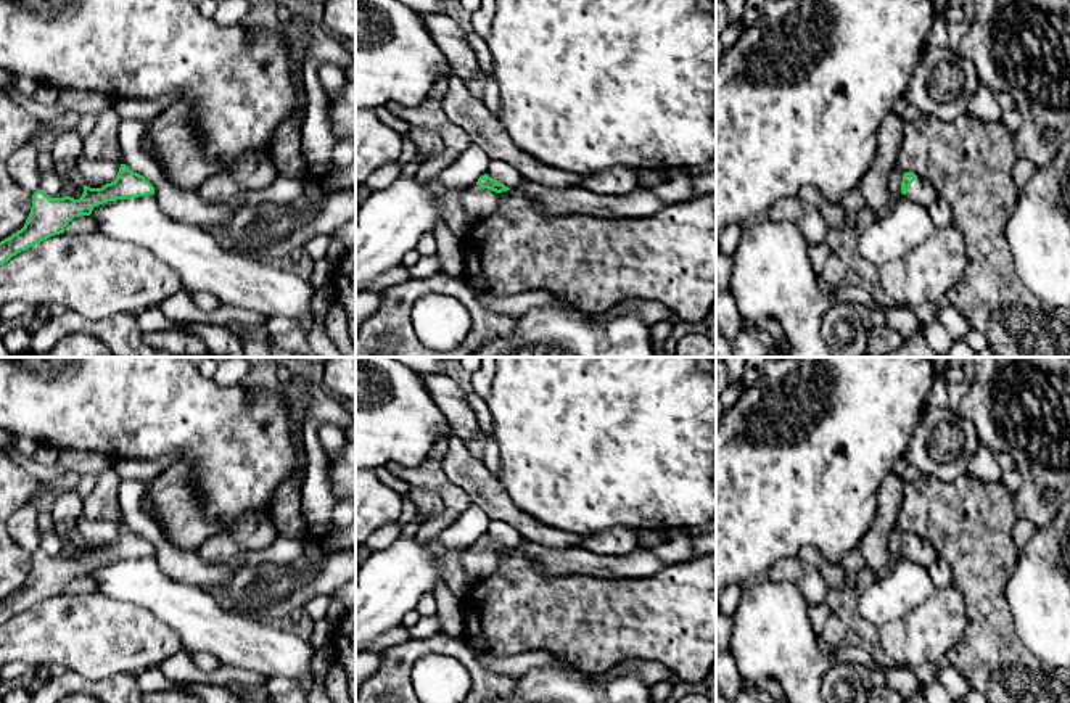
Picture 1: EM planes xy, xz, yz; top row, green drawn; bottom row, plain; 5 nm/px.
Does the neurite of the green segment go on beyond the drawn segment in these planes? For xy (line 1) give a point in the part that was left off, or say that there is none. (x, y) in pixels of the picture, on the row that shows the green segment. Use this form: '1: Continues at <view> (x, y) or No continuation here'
1: No continuation here

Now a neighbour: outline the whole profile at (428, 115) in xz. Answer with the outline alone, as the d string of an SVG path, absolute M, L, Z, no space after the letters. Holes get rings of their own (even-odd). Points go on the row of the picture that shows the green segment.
M439 77L428 97L417 106L404 106L389 101L385 105L399 119L428 132L434 132L442 140L442 151L418 164L415 179L423 185L434 187L439 174L451 166L470 145L470 137L442 109L442 100L447 92L447 79Z

